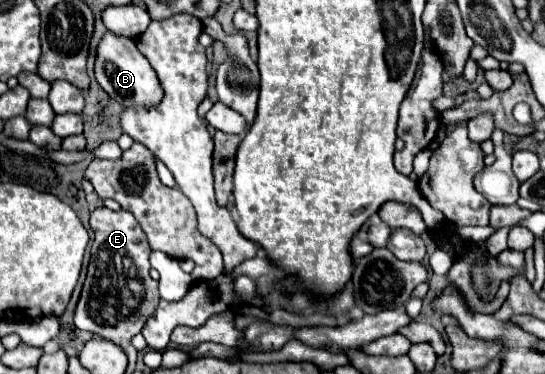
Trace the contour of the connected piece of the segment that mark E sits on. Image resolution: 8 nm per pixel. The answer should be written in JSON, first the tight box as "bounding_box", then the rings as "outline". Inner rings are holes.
{"bounding_box":[73,206,159,348],"outline":[[[105,206],[97,208],[91,212],[91,230],[95,234],[91,246],[93,256],[87,266],[87,278],[77,302],[73,324],[79,330],[87,330],[127,348],[131,338],[143,330],[159,304],[157,282],[149,276],[151,248],[147,248],[143,230],[137,226],[131,212],[113,212]]]}

